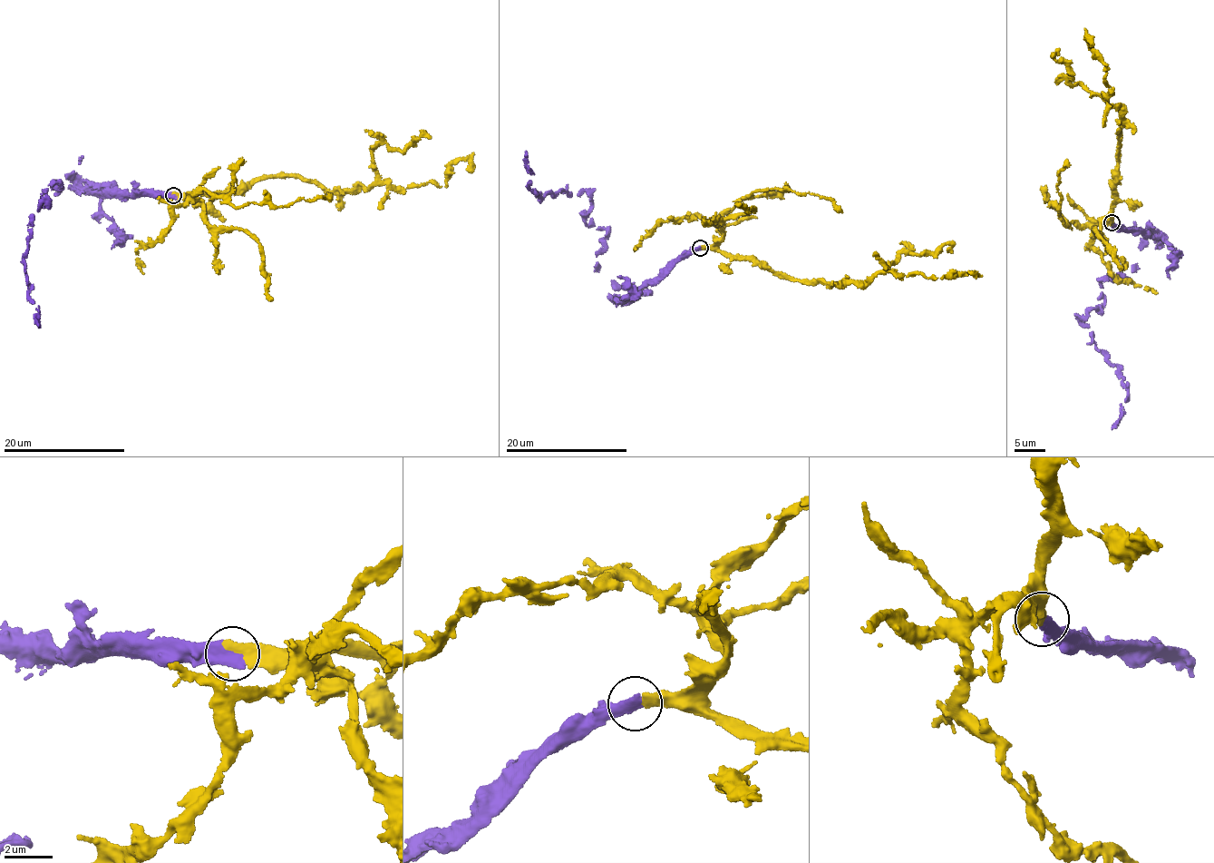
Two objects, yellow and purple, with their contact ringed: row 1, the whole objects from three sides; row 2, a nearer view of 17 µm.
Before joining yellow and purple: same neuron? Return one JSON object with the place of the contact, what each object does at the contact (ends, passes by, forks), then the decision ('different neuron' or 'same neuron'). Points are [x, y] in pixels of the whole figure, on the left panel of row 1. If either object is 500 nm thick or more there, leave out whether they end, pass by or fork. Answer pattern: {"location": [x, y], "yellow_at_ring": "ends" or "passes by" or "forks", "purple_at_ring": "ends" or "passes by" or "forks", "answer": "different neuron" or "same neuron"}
{"location": [173, 195], "answer": "same neuron"}

